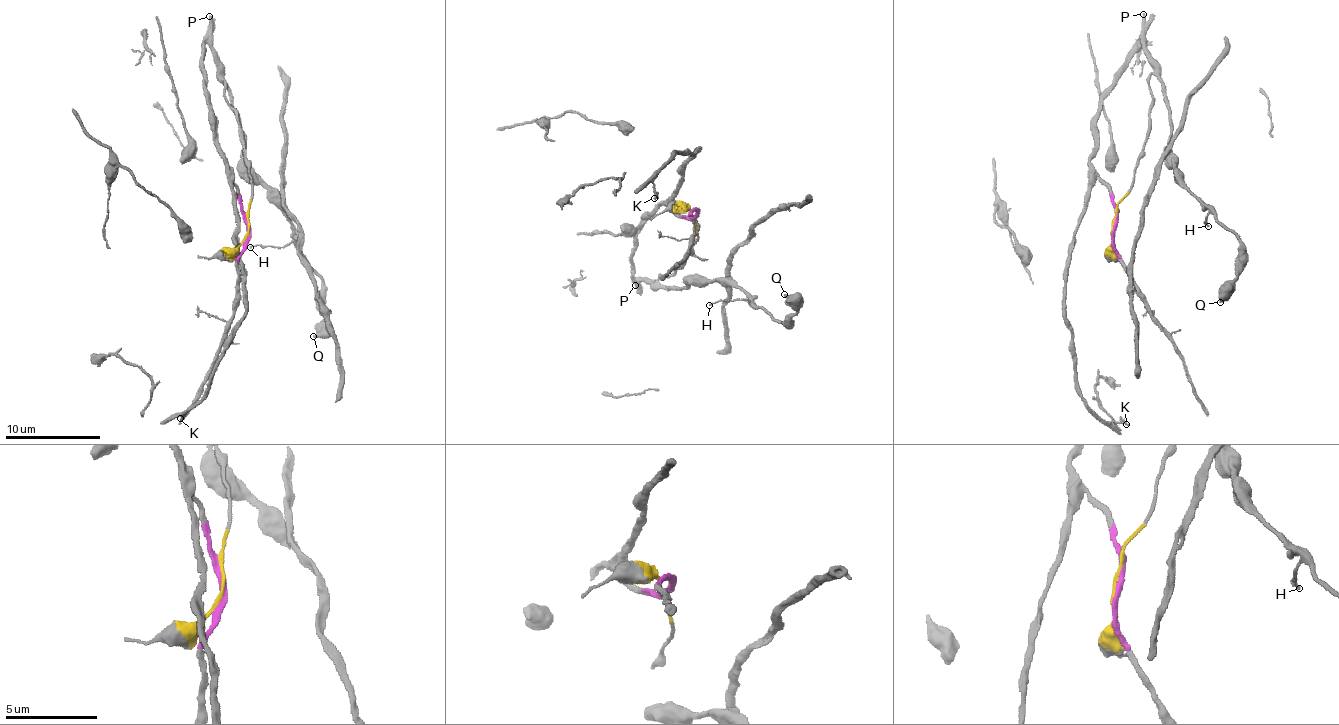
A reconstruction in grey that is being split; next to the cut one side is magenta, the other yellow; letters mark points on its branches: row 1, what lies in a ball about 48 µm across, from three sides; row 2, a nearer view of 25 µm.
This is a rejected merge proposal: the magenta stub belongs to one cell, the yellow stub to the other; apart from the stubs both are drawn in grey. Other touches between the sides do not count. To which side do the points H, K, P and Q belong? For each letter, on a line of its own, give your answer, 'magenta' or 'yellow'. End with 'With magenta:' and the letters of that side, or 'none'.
H: yellow
K: magenta
P: yellow
Q: yellow
With magenta: K

